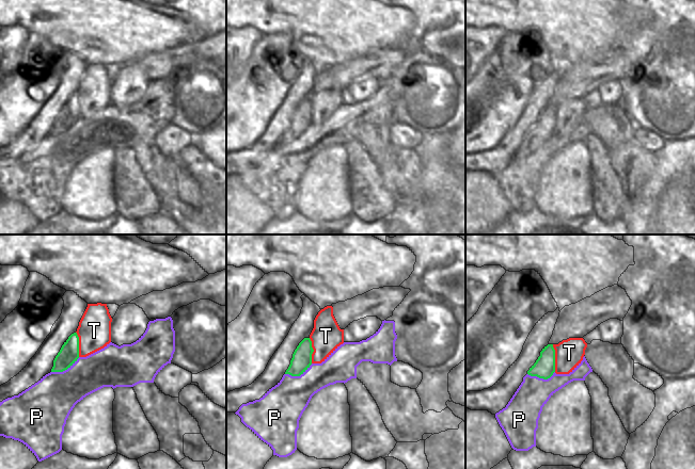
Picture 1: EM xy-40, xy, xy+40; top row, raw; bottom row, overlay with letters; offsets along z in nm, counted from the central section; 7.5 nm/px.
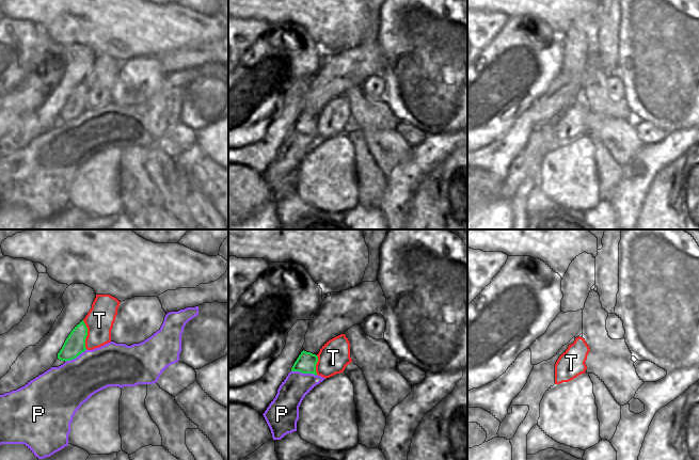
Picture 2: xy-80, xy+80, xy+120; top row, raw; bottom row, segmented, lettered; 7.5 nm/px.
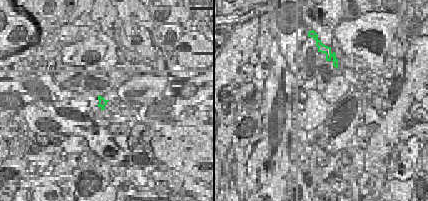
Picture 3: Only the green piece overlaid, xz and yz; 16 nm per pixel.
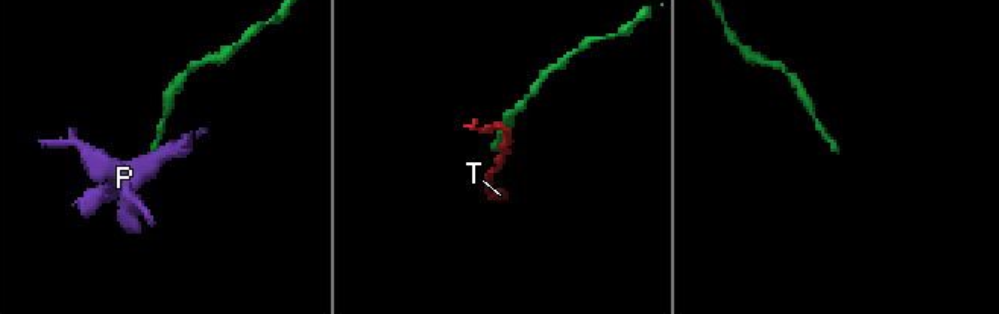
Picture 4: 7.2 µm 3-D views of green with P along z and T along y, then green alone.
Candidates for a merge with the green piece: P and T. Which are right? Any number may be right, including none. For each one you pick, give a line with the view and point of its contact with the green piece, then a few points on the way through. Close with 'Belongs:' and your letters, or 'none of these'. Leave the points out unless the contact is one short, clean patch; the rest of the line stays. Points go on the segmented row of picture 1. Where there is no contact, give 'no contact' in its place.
Belongs: none of these

